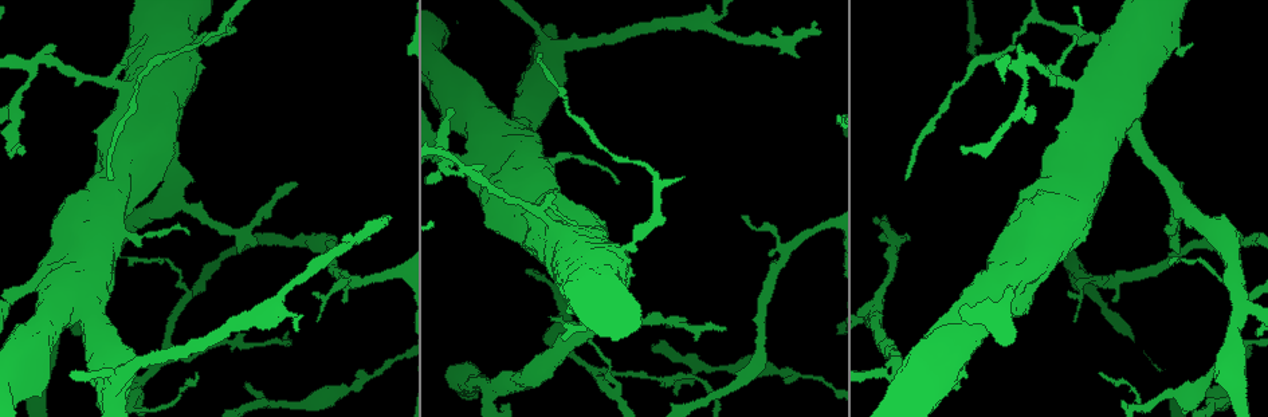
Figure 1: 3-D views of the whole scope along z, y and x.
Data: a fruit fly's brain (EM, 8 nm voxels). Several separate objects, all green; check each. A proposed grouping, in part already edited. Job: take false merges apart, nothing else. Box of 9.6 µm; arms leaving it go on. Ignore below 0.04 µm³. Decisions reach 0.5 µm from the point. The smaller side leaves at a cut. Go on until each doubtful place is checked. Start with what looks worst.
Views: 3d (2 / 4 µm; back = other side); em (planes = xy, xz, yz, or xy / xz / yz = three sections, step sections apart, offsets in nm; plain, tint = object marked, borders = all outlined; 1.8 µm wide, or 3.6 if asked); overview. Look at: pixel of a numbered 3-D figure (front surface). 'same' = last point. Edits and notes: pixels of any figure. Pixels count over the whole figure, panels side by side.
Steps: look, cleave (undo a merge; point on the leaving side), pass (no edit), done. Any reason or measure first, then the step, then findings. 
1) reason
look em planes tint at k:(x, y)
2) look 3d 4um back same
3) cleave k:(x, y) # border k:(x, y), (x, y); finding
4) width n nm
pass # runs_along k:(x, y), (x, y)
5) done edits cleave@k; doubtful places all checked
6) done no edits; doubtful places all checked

three arms meet
look em yz step 8 tint at 1:(1020, 68)

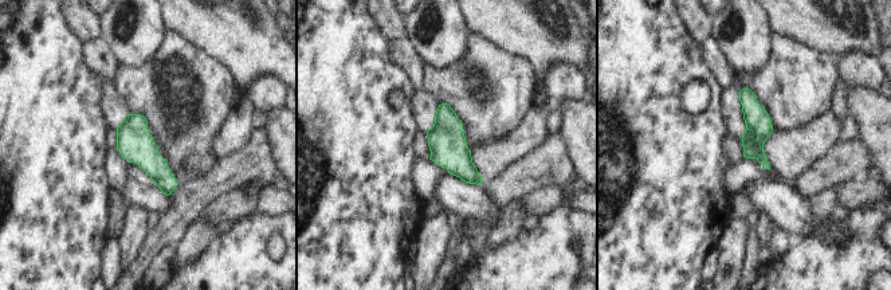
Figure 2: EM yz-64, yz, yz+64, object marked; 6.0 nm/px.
cut it another way
look em xz step 4 tint same

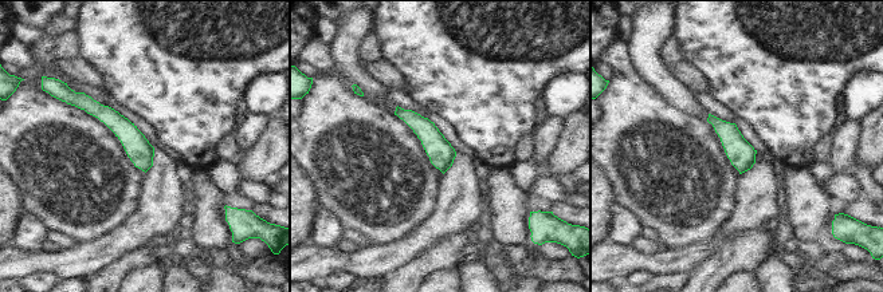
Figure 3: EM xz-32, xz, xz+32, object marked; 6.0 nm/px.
pass # runs_along 3:(81, 97), (134, 142), (145, 166); all the same neuron

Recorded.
two arms in line, one across
look 3d 2um back at 1:(594, 374)

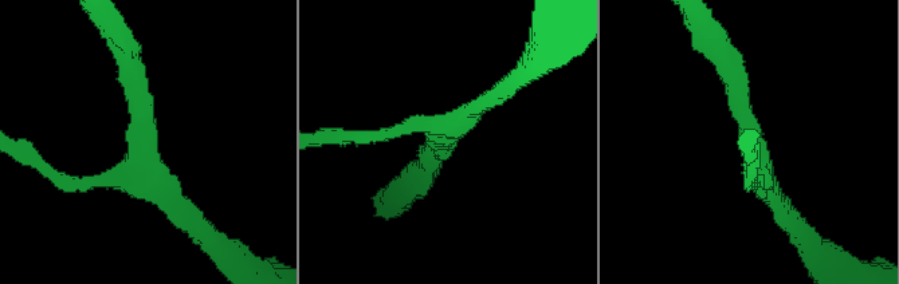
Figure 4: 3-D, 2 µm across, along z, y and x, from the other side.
arms 3
look em planes tint at 4:(455, 127)

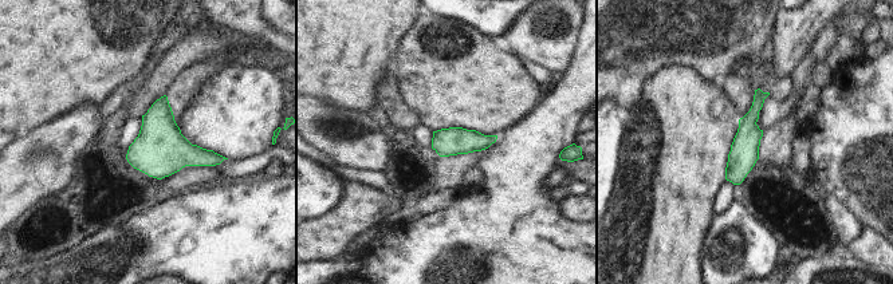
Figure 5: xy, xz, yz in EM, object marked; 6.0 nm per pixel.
pass # one neuron here

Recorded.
calibre changes
look 3d 4um at 1:(1084, 92)

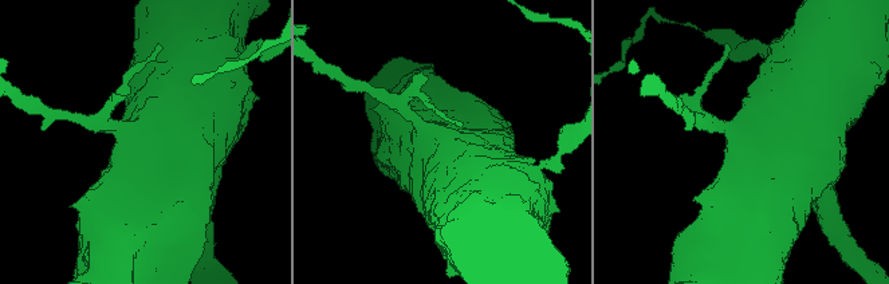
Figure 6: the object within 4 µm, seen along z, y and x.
look em 3.6um xy step 16 tint at 6:(740, 145)

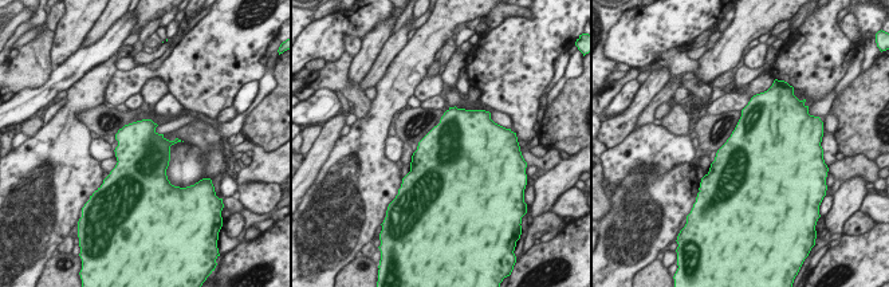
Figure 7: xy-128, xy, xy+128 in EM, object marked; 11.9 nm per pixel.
another direction
look em 3.6um planes tint same

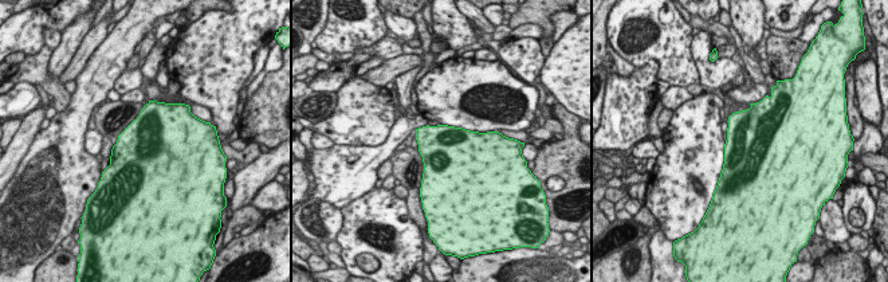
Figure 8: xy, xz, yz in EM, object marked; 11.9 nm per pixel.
pass # one neuron here

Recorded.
done no edits; doubtful places all checked

